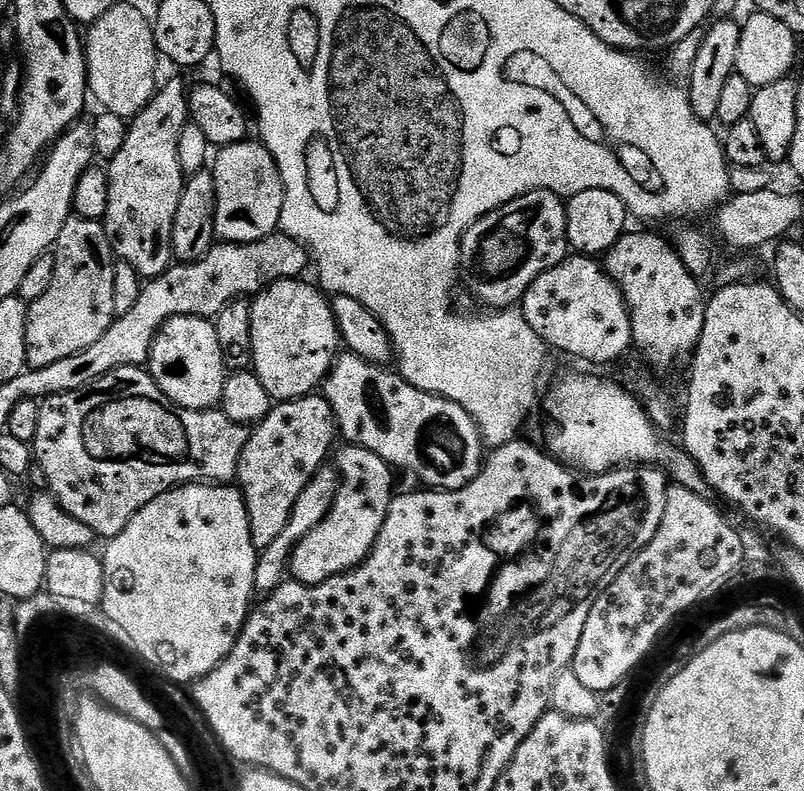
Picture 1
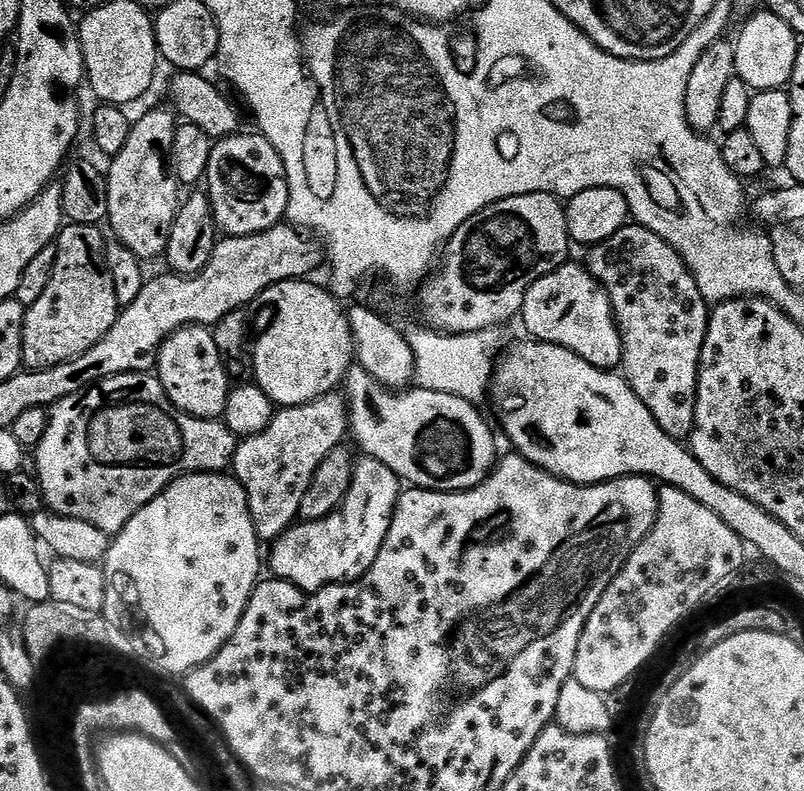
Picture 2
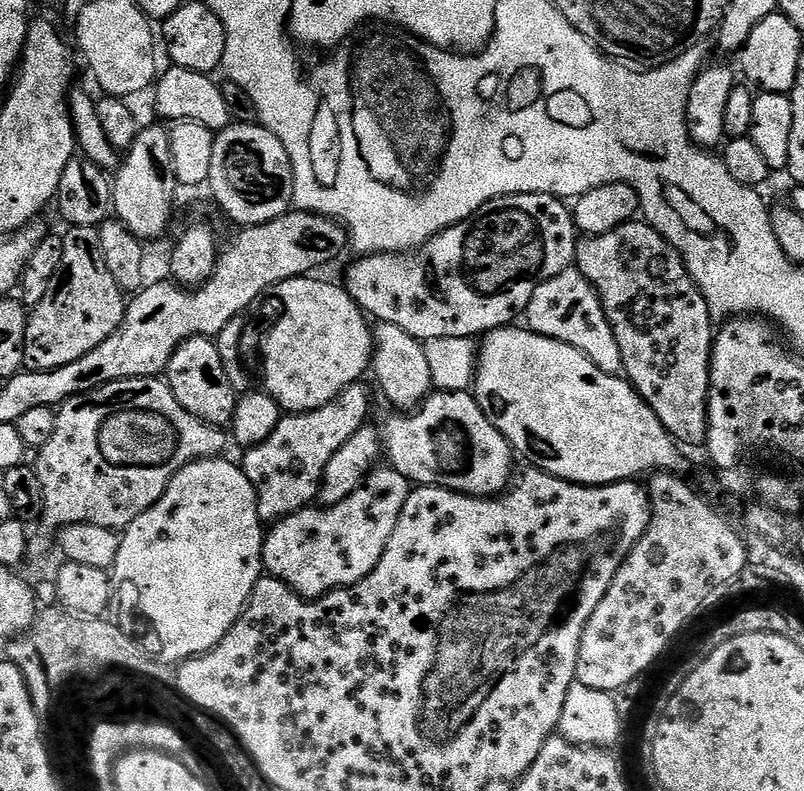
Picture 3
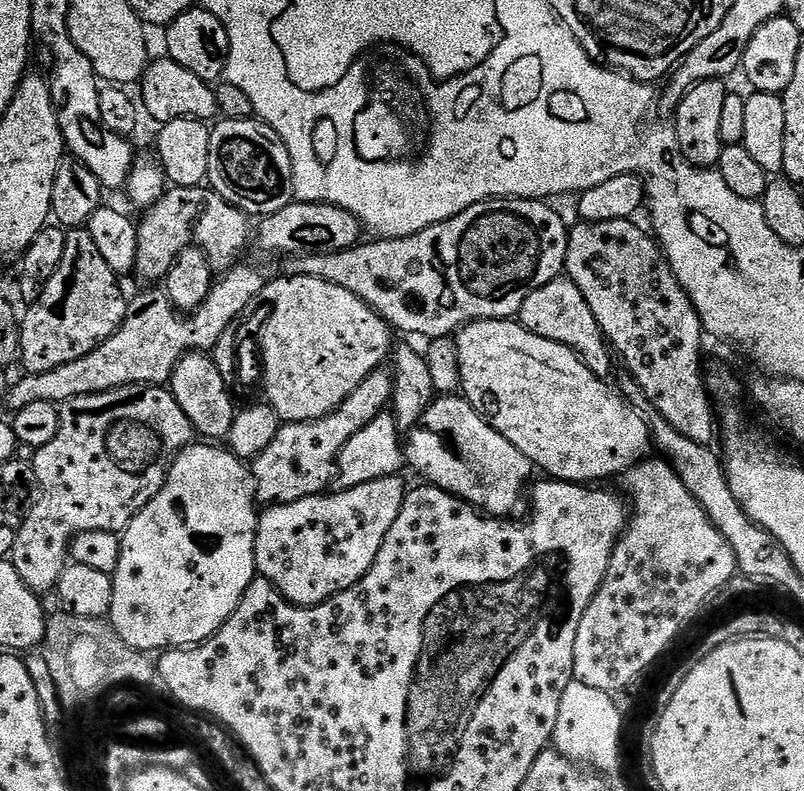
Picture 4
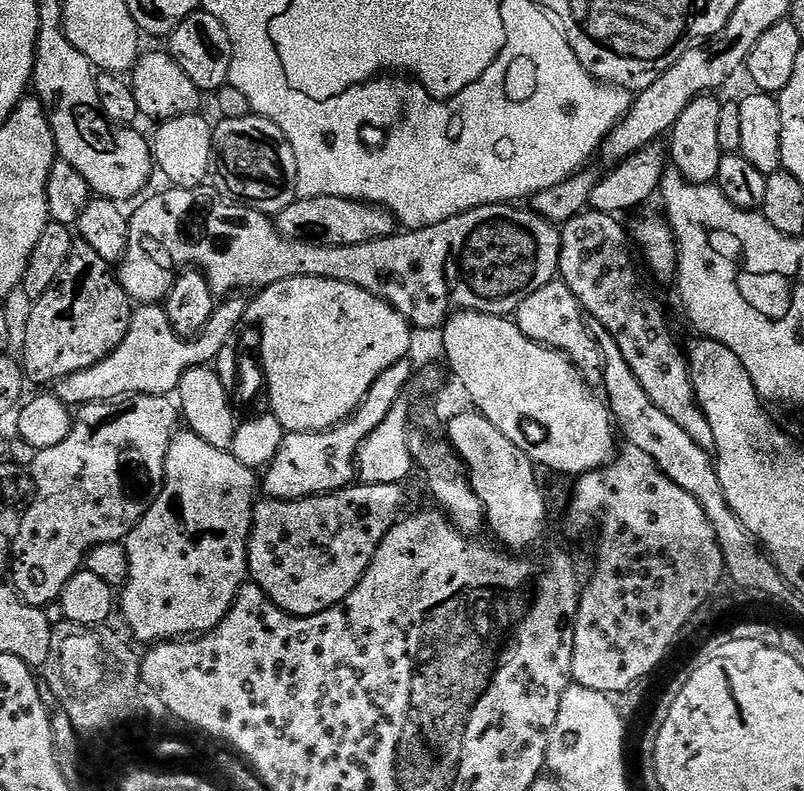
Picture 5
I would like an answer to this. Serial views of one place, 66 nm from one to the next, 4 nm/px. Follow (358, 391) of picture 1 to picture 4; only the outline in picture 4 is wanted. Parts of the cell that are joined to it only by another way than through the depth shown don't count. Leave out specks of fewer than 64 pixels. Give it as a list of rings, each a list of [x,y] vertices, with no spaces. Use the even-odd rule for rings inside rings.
[[[444,394],[432,401],[426,409],[420,423],[407,433],[404,458],[407,467],[413,468],[420,476],[425,476],[427,483],[433,488],[440,488],[452,496],[458,496],[481,513],[497,518],[508,518],[512,511],[520,504],[520,499],[525,499],[526,489],[529,487],[528,479],[534,473],[534,466],[498,430],[494,430],[474,410],[467,400],[456,394]]]

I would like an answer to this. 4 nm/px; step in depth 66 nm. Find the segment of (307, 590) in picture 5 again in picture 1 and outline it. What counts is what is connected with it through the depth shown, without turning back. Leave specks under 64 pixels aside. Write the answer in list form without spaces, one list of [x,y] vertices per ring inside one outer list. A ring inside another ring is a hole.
[[[345,443],[343,447],[340,453],[335,453],[334,464],[340,473],[340,488],[332,508],[324,521],[314,526],[314,530],[297,543],[292,552],[290,576],[301,584],[321,584],[358,567],[372,554],[374,542],[392,509],[392,465],[357,444]]]

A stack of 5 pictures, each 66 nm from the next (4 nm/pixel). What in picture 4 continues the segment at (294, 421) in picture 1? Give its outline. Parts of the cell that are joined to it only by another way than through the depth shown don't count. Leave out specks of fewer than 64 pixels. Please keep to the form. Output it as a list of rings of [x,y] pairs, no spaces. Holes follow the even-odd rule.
[[[386,370],[371,372],[362,386],[354,390],[332,413],[309,424],[281,423],[274,442],[251,461],[256,483],[256,498],[261,505],[289,504],[307,496],[319,496],[333,483],[336,459],[346,442],[354,438],[379,412],[389,407],[393,394],[393,373]]]

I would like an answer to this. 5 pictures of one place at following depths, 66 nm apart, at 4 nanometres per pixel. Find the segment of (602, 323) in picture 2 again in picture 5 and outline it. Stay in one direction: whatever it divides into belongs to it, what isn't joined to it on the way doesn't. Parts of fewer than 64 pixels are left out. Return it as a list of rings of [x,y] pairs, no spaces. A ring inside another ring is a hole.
[[[557,278],[546,286],[533,288],[532,293],[516,307],[514,319],[526,338],[564,353],[585,377],[592,378],[595,372],[597,375],[601,371],[602,352],[596,349],[596,340],[588,333],[589,321],[578,298],[574,298],[570,286],[566,286],[563,280]]]

